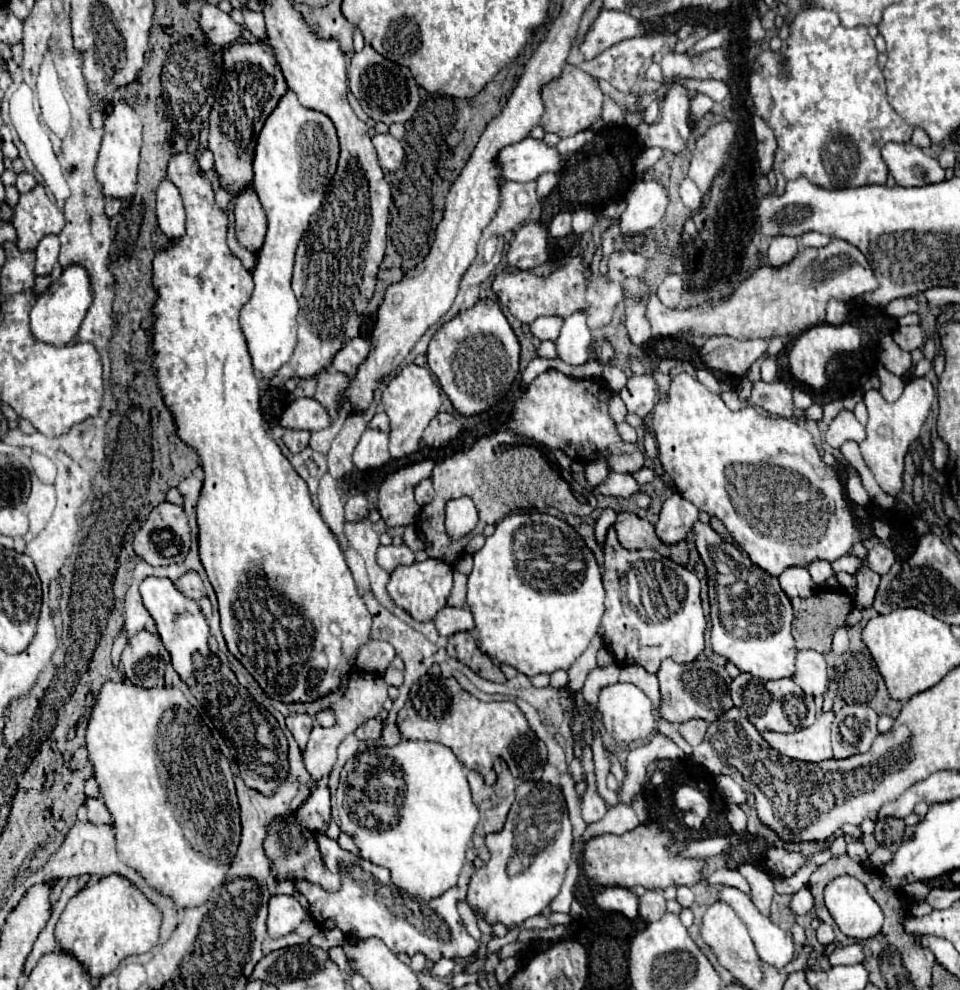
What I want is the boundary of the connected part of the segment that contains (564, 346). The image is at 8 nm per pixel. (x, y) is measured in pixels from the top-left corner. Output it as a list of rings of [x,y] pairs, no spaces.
[[[570,315],[556,339],[558,357],[570,365],[584,365],[590,361],[590,329],[586,327],[586,315]]]

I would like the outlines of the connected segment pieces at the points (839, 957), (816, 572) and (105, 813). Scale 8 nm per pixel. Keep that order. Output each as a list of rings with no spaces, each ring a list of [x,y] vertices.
[[[858,943],[850,947],[838,947],[829,956],[830,965],[856,965],[856,963],[862,963],[862,959],[864,955]]]
[[[814,561],[808,571],[810,571],[810,575],[812,575],[812,579],[814,579],[814,583],[816,583],[818,587],[824,587],[826,581],[836,575],[834,569],[832,569],[832,565],[826,563],[826,561]]]
[[[86,797],[86,809],[92,823],[110,823],[110,811],[100,797]]]

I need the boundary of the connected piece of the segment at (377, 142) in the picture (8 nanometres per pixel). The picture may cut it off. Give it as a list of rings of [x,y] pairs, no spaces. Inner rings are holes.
[[[374,135],[372,137],[372,143],[374,143],[374,149],[380,157],[380,165],[384,171],[396,171],[404,159],[404,149],[400,145],[398,139],[394,139],[392,135]]]

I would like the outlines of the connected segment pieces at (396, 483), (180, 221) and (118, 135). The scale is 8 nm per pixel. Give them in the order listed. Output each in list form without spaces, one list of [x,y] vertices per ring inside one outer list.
[[[422,459],[422,461],[410,463],[406,467],[400,467],[398,471],[390,473],[382,481],[380,491],[378,491],[378,511],[380,511],[380,515],[388,527],[408,527],[408,525],[418,521],[420,505],[414,501],[414,485],[418,485],[422,479],[428,479],[432,469],[434,469],[434,461]]]
[[[172,181],[160,183],[156,197],[156,213],[158,213],[158,225],[170,241],[184,237],[184,221],[186,221],[184,205]]]
[[[120,99],[106,119],[104,137],[102,137],[102,145],[100,145],[98,161],[96,161],[96,175],[98,175],[98,181],[102,183],[102,193],[106,197],[126,199],[134,195],[138,161],[140,161],[140,145],[142,145],[142,121],[138,113],[124,99]]]

